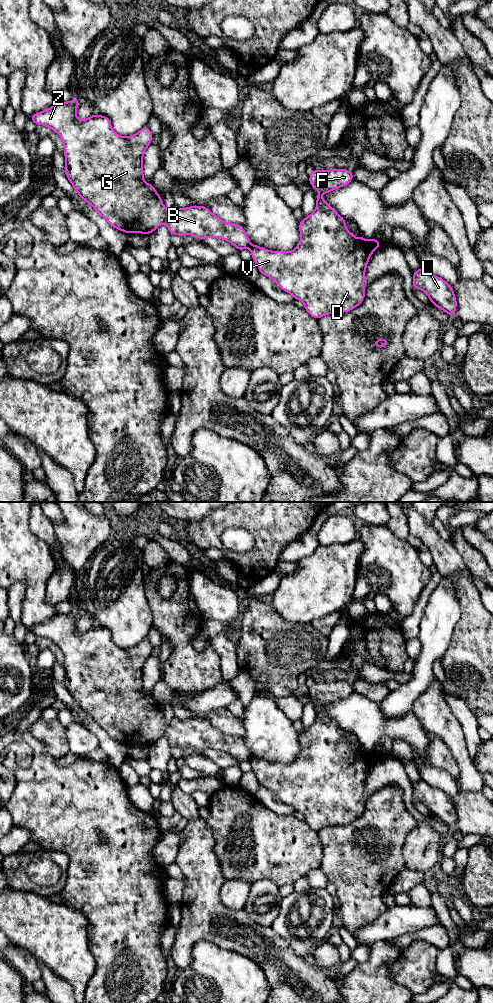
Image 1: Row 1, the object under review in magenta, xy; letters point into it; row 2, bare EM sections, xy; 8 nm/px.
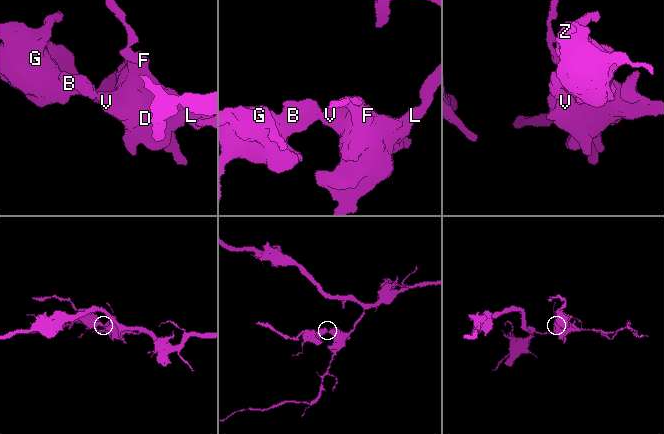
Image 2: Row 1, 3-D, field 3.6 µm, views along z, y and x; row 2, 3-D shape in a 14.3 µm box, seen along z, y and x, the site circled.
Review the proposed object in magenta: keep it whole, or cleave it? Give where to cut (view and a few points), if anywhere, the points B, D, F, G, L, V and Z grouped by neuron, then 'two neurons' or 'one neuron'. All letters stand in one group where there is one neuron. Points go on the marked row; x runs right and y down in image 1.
cut in xy along (251, 244), (249, 247); B G Z / D F L V; two neurons

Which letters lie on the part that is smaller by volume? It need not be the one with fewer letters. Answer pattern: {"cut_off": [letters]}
{"cut_off": ["B", "G", "Z"]}

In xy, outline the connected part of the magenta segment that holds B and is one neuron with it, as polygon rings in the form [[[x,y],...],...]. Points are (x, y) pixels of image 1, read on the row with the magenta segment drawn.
[[[78,97],[69,102],[57,102],[29,119],[36,125],[51,128],[61,137],[66,177],[77,194],[111,226],[126,234],[151,234],[166,223],[169,233],[180,237],[190,234],[199,239],[219,238],[230,242],[239,251],[251,247],[243,226],[224,222],[205,206],[189,206],[184,209],[173,206],[169,210],[164,207],[152,183],[144,183],[143,155],[153,138],[148,126],[132,136],[123,137],[113,131],[110,119],[103,115],[94,114],[79,120],[76,116],[78,103]]]

